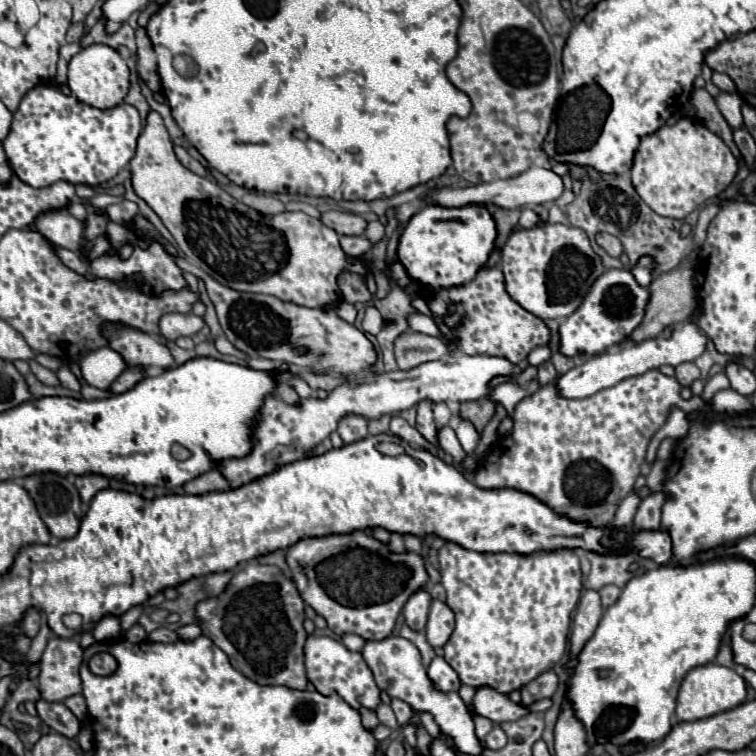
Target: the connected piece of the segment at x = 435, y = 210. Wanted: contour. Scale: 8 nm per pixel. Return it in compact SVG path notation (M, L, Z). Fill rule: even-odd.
M426 204L406 224L398 244L398 260L410 278L422 284L422 294L430 294L432 290L470 282L488 262L496 234L496 222L486 206L468 204L462 208L444 208L440 204Z

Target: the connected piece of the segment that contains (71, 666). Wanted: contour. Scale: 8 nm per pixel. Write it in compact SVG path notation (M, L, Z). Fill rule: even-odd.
M52 638L40 658L38 688L44 700L62 702L80 694L78 668L82 664L82 648L72 638Z

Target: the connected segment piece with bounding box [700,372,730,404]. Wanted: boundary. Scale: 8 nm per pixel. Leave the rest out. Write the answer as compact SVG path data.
M722 372L722 374L716 374L716 376L712 376L712 378L706 382L704 392L700 394L700 398L708 404L708 402L712 400L712 396L714 396L718 390L726 390L726 388L730 388L730 382L728 382L726 374L724 374L724 372Z

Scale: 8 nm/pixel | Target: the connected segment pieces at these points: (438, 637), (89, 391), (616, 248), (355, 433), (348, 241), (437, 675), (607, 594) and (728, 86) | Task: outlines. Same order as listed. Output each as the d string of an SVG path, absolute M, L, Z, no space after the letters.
M432 600L428 624L426 624L426 638L432 646L444 646L454 630L454 612L442 600Z
M90 386L82 388L80 392L82 392L82 396L84 396L86 400L102 400L102 398L108 398L108 396L112 396L112 394L114 394L112 390L110 390L110 392L106 392L106 390L98 390L98 388L90 388Z
M598 234L598 236L596 236L596 242L598 242L612 258L620 258L622 252L624 252L622 242L620 242L616 236L612 236L612 234Z
M360 416L342 418L340 424L338 424L338 434L340 434L340 438L344 440L344 444L352 444L352 442L356 442L356 440L366 438L366 436L368 436L366 418L360 418Z
M340 236L340 246L350 256L364 256L372 244L366 236Z
M436 656L432 660L432 664L428 666L428 678L432 682L432 686L440 692L450 692L450 690L458 690L460 688L460 678L458 674L448 666L448 662L440 656Z
M604 586L598 592L600 592L600 598L602 598L602 608L612 606L620 596L620 588L618 586Z
M714 72L714 76L712 76L712 82L722 90L722 92L734 92L736 90L736 86L734 86L734 82L732 82L732 78L728 76L728 74L722 74L722 72Z

